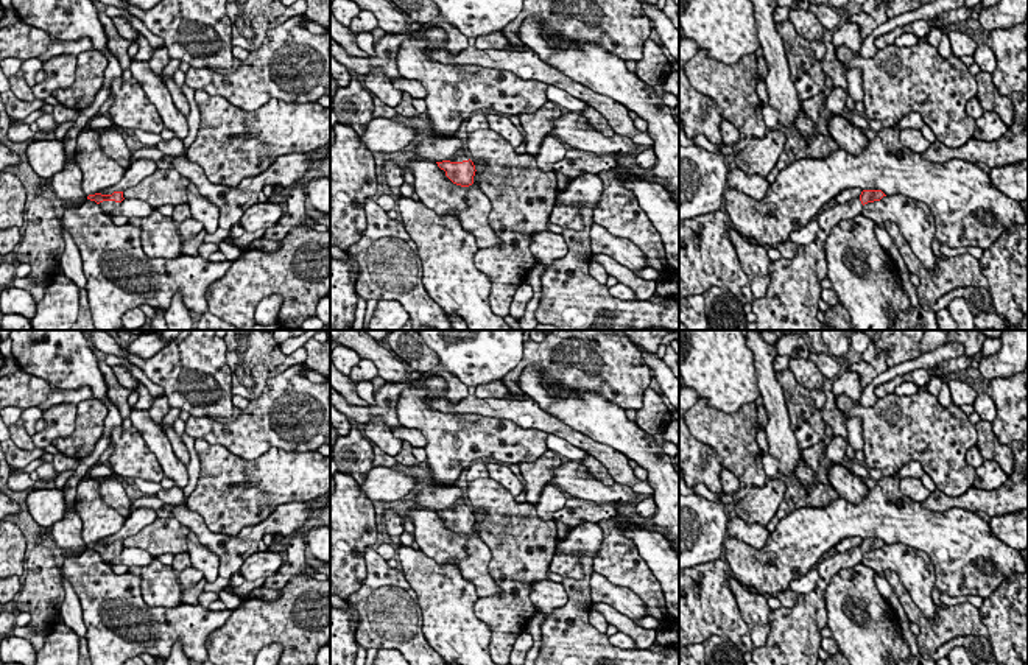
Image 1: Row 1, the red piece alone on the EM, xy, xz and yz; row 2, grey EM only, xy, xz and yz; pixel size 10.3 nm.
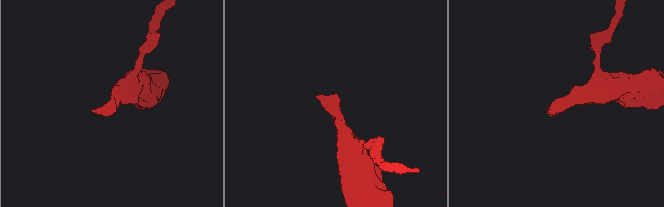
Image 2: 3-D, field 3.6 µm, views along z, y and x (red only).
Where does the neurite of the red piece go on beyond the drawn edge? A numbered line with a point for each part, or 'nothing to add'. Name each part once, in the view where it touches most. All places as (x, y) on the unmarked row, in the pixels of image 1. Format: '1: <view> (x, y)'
1: xy (106, 556)

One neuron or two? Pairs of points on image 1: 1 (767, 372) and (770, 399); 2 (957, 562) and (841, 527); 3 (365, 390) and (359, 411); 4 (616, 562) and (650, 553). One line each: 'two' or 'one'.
1: one
2: one
3: two
4: two

